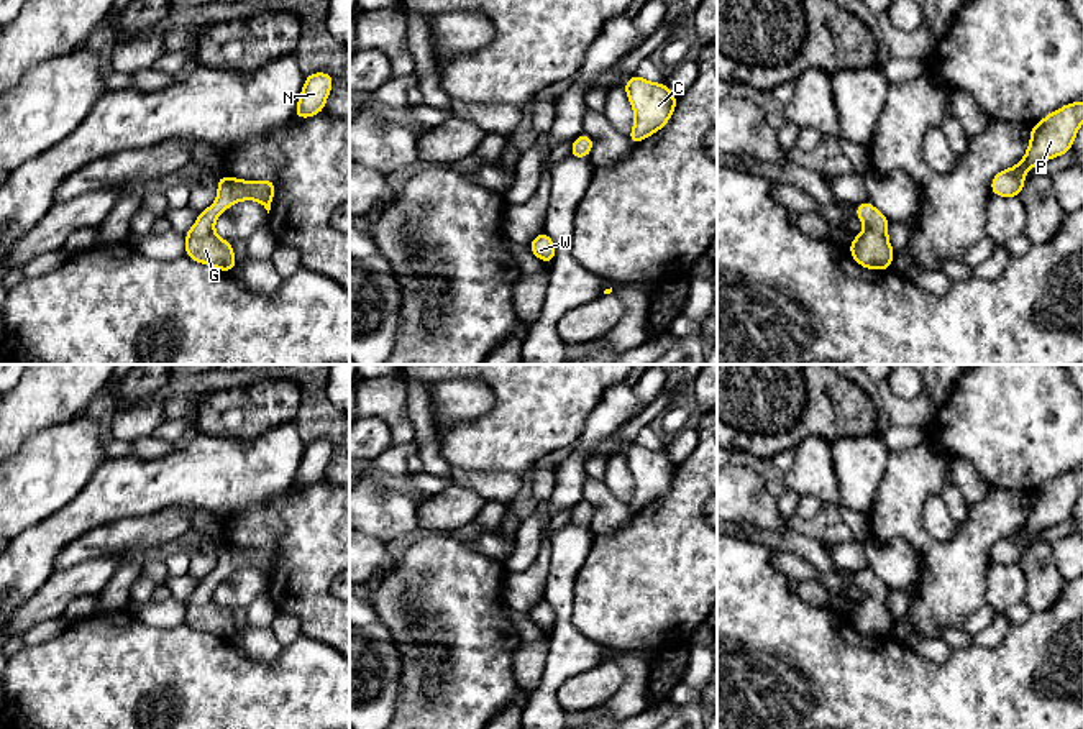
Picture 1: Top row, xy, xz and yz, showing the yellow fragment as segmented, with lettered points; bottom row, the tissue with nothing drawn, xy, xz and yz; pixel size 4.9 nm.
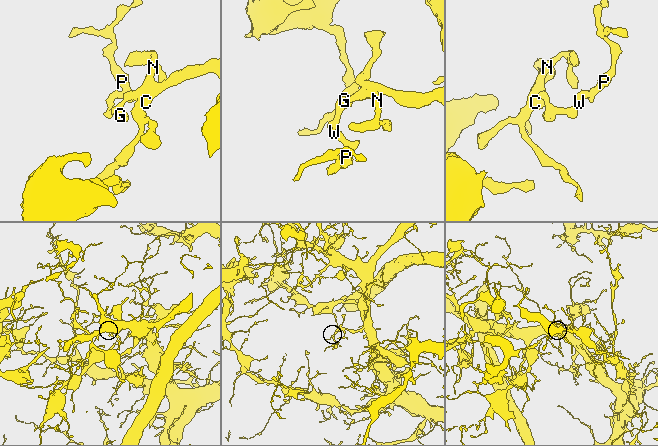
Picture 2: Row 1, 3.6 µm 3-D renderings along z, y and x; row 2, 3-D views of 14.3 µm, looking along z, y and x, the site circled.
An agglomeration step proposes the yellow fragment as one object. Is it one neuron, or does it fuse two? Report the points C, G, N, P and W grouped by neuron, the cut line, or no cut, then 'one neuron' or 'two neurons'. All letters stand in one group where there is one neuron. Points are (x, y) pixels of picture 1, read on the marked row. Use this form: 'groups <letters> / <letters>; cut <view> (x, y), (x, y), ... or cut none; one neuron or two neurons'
groups C G N P W; cut none; one neuron

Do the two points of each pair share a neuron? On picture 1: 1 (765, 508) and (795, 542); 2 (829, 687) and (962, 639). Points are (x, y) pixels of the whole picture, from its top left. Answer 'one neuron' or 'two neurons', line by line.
1: two neurons
2: two neurons

